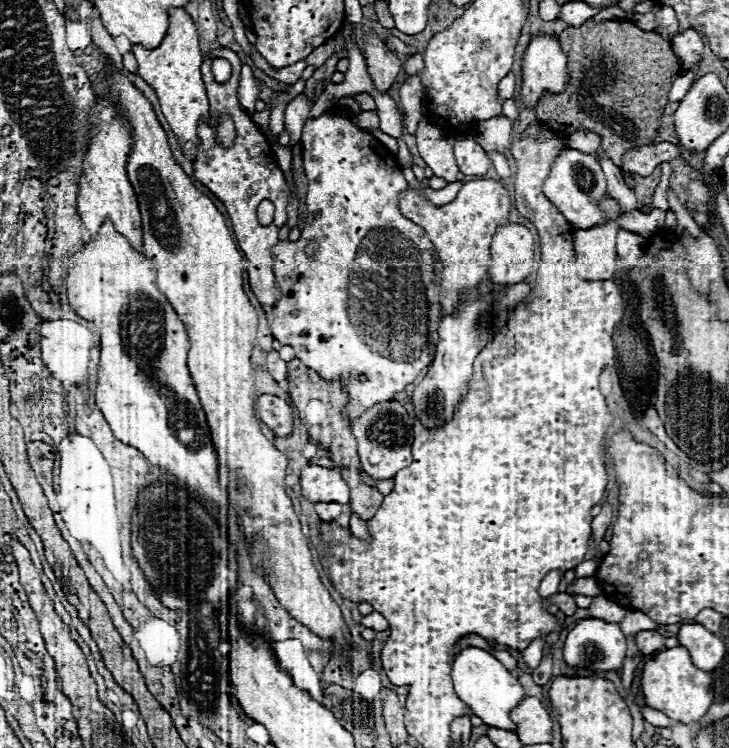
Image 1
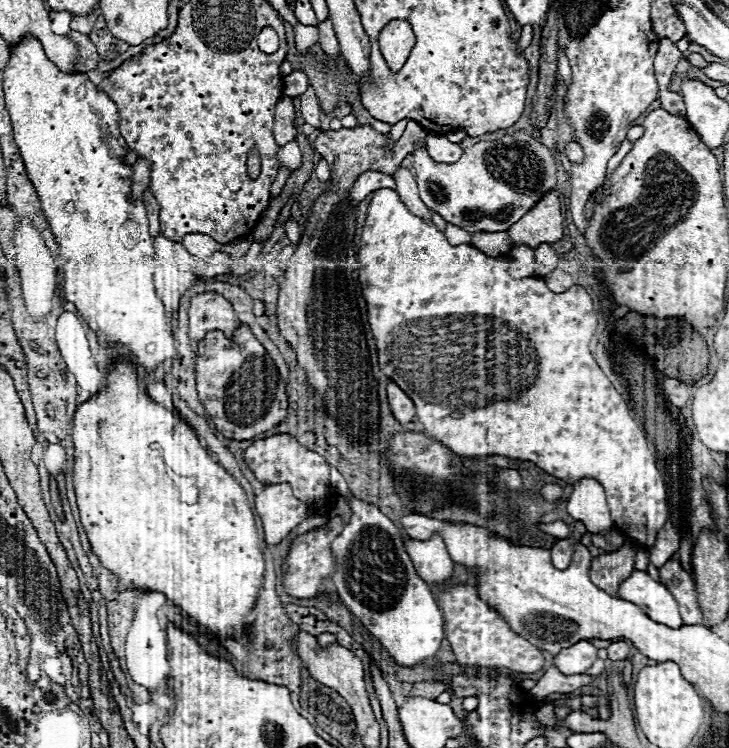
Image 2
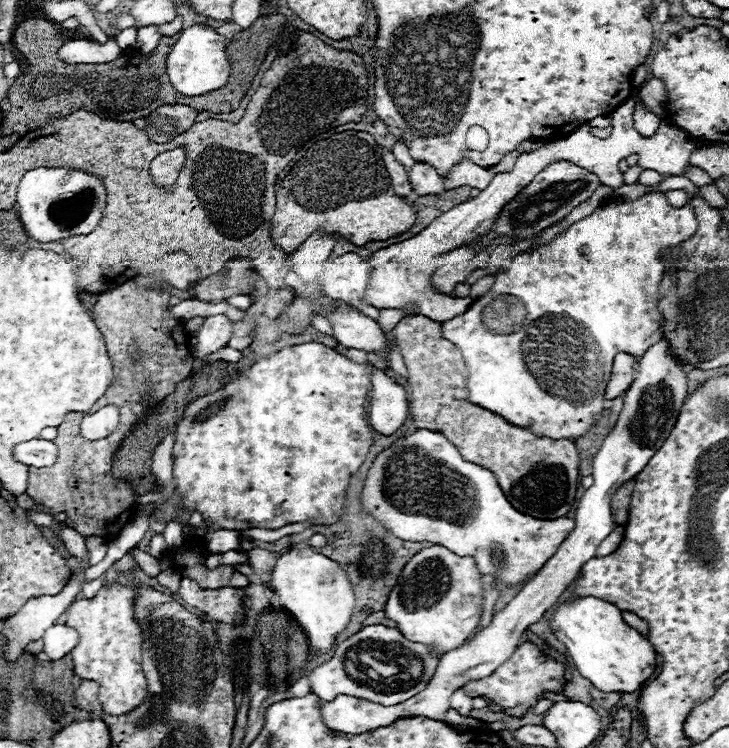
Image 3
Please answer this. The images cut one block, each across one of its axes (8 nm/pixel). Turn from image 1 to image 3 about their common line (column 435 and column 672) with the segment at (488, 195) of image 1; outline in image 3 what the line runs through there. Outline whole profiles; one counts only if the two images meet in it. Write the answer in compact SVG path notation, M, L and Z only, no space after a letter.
M648 192L632 202L608 198L606 204L600 204L590 216L574 222L566 232L560 232L552 242L538 246L530 254L516 256L512 260L510 272L500 274L500 282L494 282L492 288L484 296L480 296L472 304L472 308L468 308L468 312L442 324L442 336L446 340L450 340L460 350L460 354L468 366L468 400L480 408L496 412L498 416L504 416L504 420L508 420L510 424L532 428L532 432L536 432L538 436L548 436L552 440L560 440L560 438L576 440L578 436L586 434L588 428L594 426L594 422L604 412L606 400L604 400L602 392L610 380L614 356L620 352L626 352L632 356L642 356L652 344L656 344L656 340L660 340L660 312L658 312L656 304L658 304L658 284L660 284L662 274L666 272L660 252L668 246L676 246L680 240L686 240L688 236L692 236L692 232L696 232L696 228L698 228L698 220L696 220L692 208L688 204L682 208L674 208L666 200L664 192Z

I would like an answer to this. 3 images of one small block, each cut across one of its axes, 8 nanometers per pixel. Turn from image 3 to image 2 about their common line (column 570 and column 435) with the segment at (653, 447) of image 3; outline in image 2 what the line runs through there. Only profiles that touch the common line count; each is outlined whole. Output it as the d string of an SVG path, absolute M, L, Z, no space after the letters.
M440 534L428 540L404 538L404 548L414 562L414 568L428 584L444 584L452 576L452 558L446 552L446 544Z

